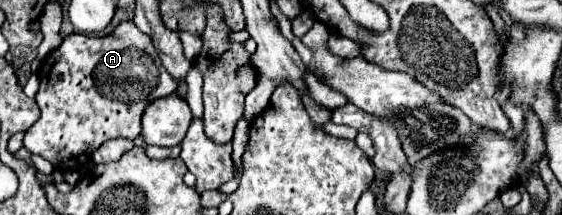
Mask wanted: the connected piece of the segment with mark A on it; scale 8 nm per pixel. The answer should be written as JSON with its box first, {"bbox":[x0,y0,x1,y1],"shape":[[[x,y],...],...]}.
{"bbox":[23,21,177,171],"shape":[[[123,21],[111,35],[87,37],[81,33],[67,35],[63,43],[41,61],[37,71],[41,87],[37,91],[37,103],[41,119],[25,133],[23,145],[27,151],[37,153],[51,161],[57,171],[73,171],[89,163],[95,149],[109,139],[135,139],[141,133],[141,115],[155,99],[171,95],[177,85],[161,65],[161,59],[151,43],[151,37],[141,33],[133,21]]]}

